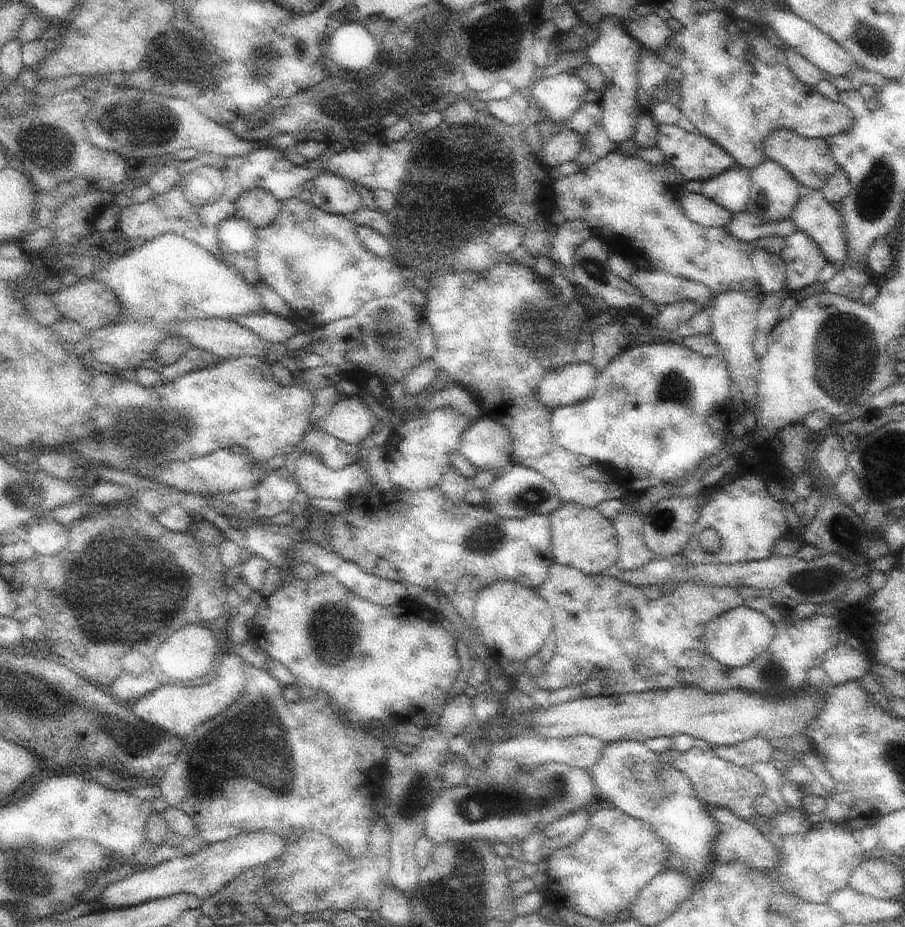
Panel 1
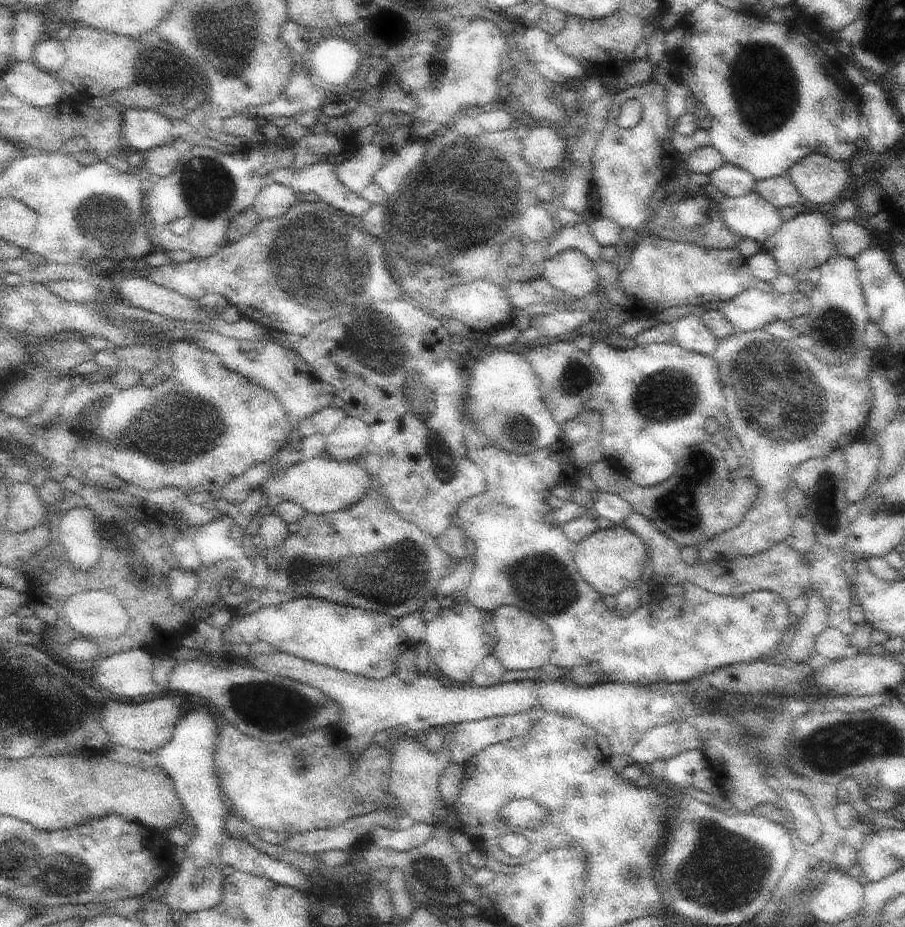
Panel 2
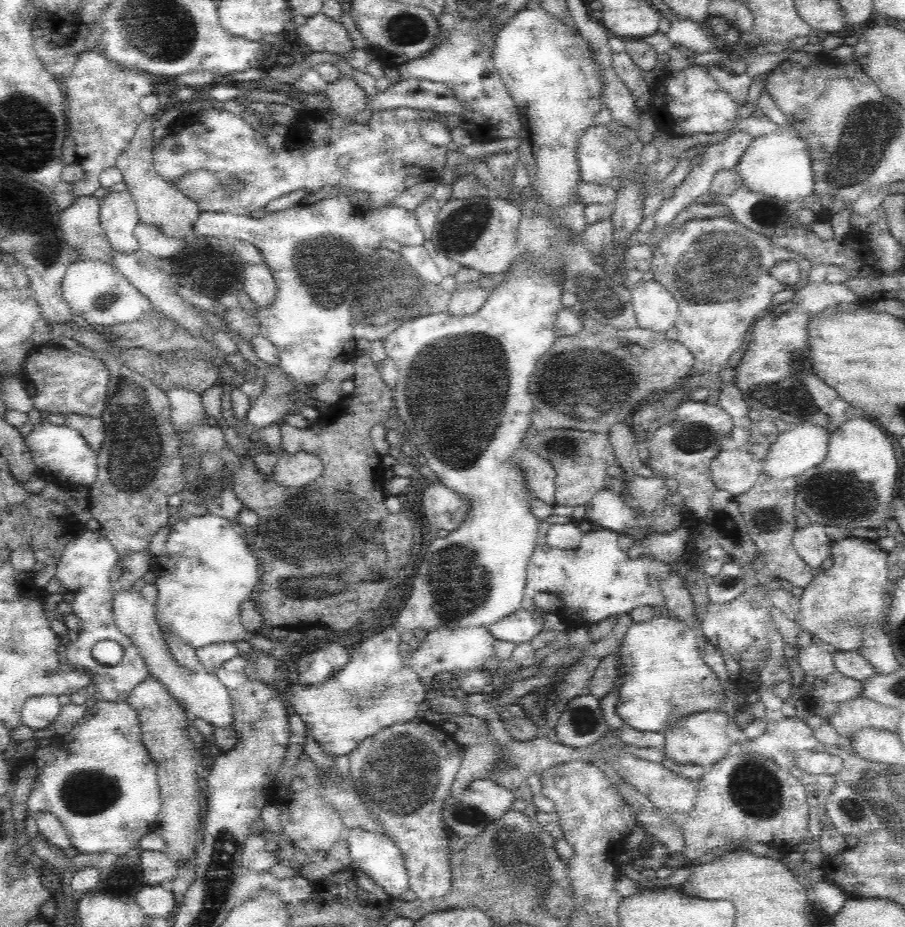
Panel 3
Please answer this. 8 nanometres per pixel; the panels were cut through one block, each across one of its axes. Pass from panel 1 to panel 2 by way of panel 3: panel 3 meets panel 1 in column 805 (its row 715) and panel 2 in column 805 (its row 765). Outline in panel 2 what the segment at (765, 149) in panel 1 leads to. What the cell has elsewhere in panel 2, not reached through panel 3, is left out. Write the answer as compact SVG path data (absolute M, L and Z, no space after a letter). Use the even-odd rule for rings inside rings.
M807 154L803 160L789 168L789 180L795 184L803 202L815 204L837 204L841 192L851 182L849 162L829 158L825 154Z

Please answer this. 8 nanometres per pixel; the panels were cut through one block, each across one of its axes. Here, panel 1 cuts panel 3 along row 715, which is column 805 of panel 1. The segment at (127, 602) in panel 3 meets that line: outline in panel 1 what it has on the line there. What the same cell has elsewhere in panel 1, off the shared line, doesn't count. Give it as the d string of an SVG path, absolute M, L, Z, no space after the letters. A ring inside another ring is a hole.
M799 184L799 202L791 214L797 230L805 232L807 236L811 236L811 240L815 240L815 244L821 248L823 256L827 258L827 264L833 264L837 270L843 270L845 262L849 260L849 250L847 250L847 232L843 226L843 218L839 214L839 208L829 204L819 190L807 188L803 184Z

